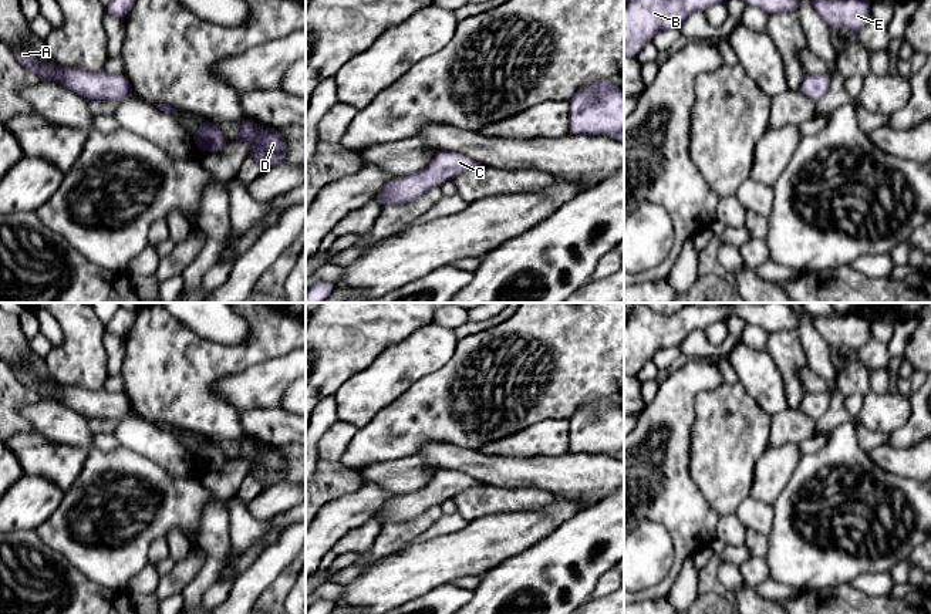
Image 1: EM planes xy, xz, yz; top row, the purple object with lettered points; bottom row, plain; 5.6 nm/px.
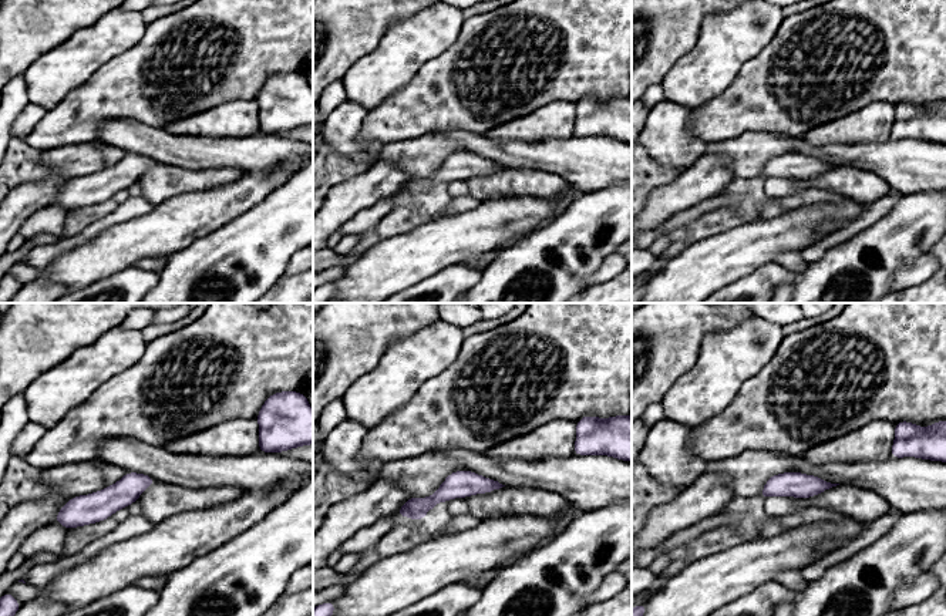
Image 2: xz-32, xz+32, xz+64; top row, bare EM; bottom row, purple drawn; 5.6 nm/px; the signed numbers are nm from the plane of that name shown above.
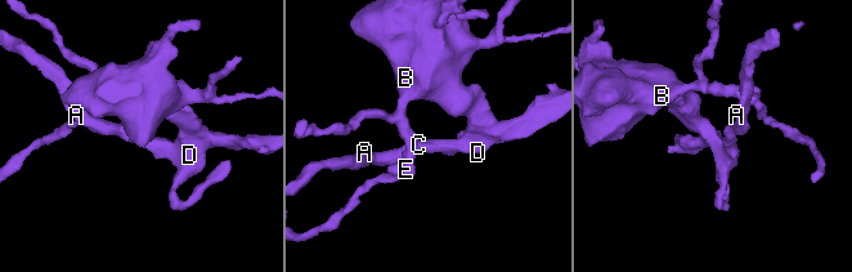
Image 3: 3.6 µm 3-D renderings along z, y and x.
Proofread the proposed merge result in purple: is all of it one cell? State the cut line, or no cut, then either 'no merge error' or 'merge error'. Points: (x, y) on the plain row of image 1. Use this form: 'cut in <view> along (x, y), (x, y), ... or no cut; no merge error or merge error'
no cut; no merge error

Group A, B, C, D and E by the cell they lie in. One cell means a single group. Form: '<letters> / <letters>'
A B C D E

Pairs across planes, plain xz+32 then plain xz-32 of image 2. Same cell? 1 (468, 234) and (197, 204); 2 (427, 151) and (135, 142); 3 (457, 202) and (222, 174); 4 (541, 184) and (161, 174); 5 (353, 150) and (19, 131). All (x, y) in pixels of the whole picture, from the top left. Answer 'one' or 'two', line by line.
1: one
2: two
3: two
4: one
5: one

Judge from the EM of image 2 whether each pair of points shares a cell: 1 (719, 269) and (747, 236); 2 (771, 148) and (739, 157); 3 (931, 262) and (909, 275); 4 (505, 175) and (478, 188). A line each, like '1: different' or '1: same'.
1: same
2: same
3: same
4: same

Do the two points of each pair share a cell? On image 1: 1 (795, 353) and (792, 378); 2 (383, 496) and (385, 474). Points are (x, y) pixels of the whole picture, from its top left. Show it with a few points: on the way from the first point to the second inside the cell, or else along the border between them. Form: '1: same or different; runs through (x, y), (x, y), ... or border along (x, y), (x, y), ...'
1: same; runs through (792, 358), (792, 373)
2: different; border along (361, 483), (375, 483), (393, 496)

